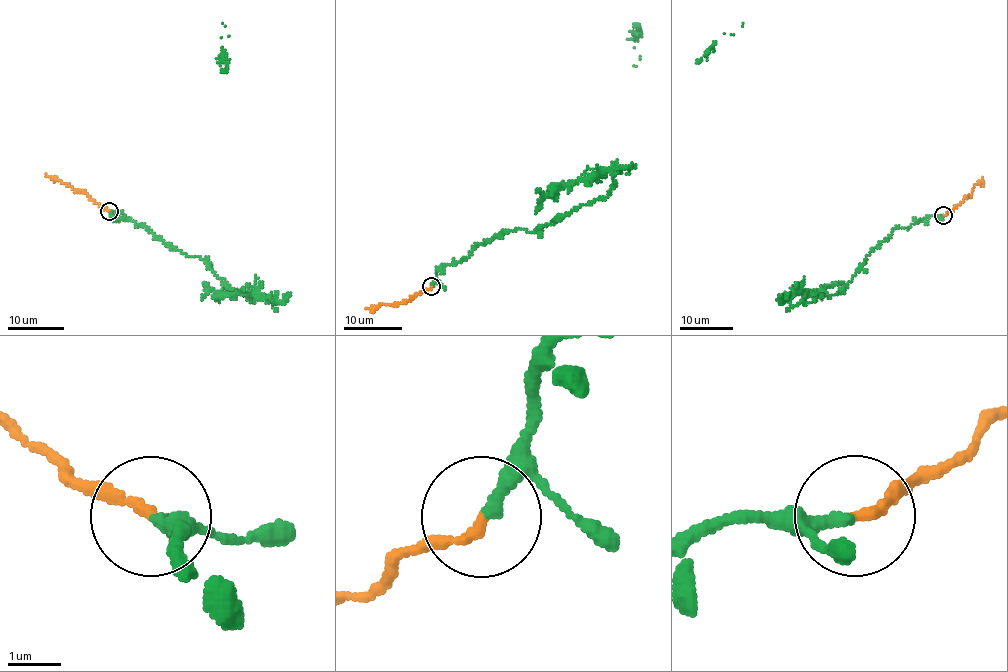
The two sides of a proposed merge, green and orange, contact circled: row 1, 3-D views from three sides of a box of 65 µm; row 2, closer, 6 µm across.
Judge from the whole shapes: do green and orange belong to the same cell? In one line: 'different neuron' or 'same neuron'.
different neuron

